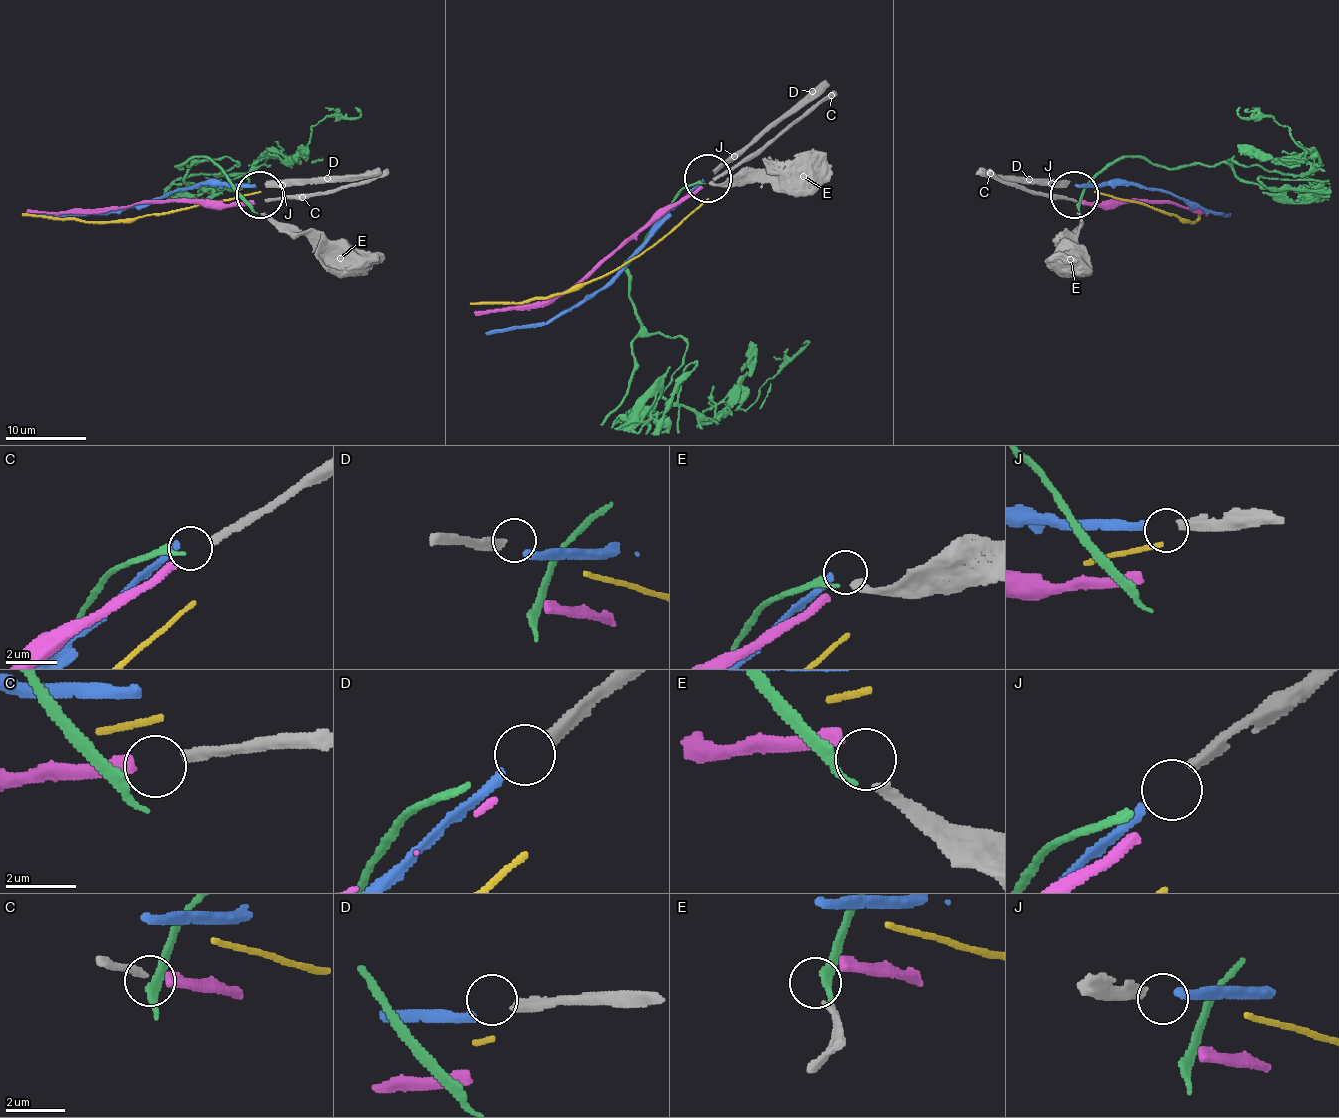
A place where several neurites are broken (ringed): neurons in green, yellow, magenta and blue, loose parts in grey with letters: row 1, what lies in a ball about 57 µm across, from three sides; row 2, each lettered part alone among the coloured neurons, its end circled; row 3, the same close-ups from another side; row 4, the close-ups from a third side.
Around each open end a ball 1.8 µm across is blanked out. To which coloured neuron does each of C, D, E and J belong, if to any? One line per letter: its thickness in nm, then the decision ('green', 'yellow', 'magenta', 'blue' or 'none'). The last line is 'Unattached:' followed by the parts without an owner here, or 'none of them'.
C: 280 nm | magenta
D: 300 nm | none
E: 280 nm | green
J: 320 nm | blue
Unattached: D

